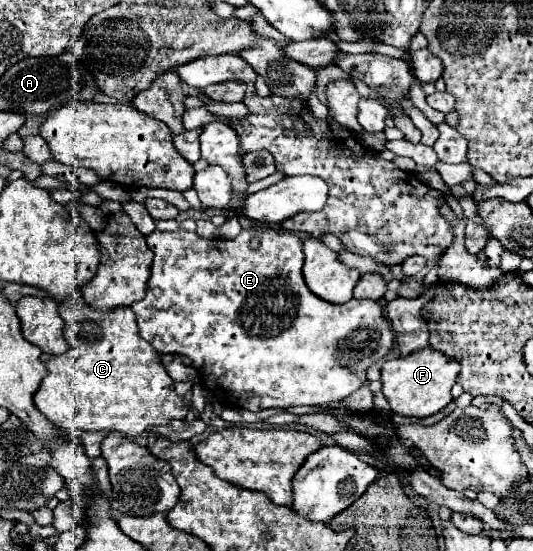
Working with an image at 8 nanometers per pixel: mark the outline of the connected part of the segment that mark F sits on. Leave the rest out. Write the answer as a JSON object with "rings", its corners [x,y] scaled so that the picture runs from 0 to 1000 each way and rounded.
{"rings":[[[786,633],[760,652],[722,655],[715,666],[719,717],[730,728],[737,750],[756,757],[805,757],[827,746],[846,724],[846,702],[861,677],[861,659],[816,633]]]}

